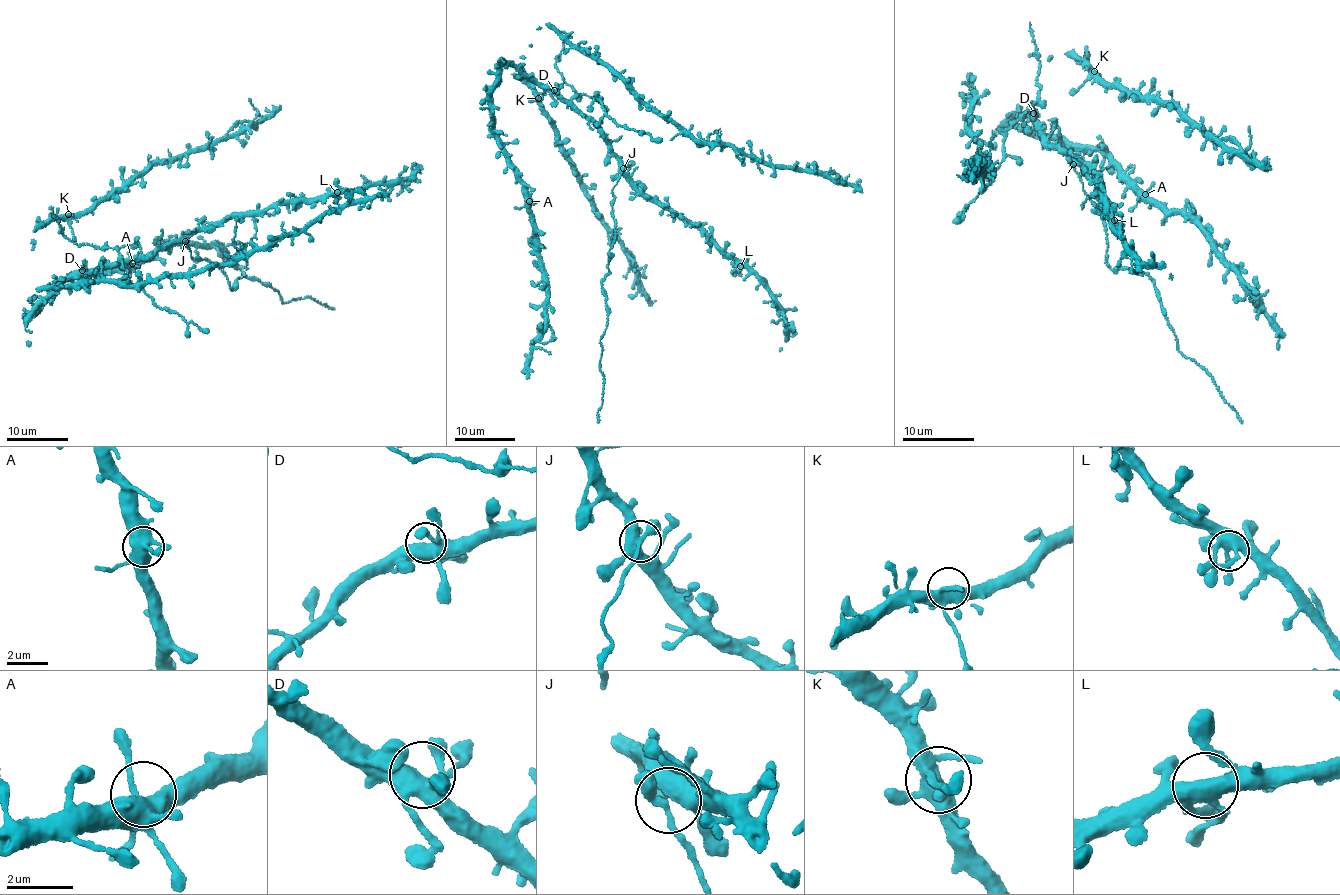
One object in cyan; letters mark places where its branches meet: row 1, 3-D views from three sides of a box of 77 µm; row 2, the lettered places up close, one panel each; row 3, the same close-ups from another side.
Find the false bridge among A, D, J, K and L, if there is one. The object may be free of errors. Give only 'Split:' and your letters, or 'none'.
Split: none

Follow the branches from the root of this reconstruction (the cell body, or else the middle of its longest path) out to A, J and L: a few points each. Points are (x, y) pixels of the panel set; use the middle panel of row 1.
A: (552, 91), (510, 64), (500, 72), (492, 90), (492, 133), (522, 183), (529, 201)
J: (552, 91), (591, 122), (605, 139), (610, 155), (623, 169)
L: (552, 91), (591, 122), (605, 139), (610, 155), (618, 161), (621, 172), (641, 193), (693, 223), (740, 266)

